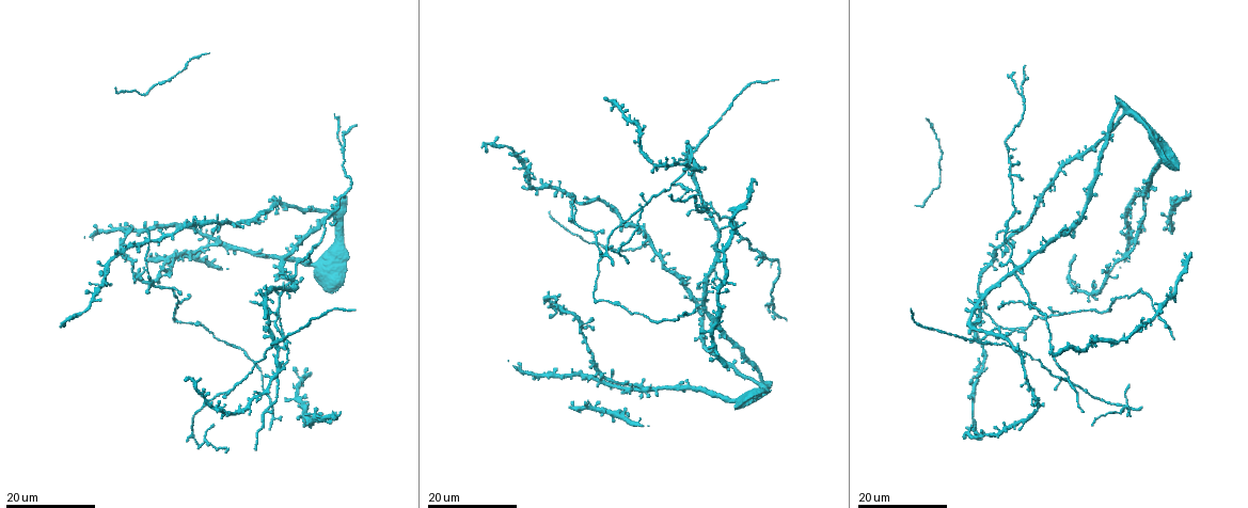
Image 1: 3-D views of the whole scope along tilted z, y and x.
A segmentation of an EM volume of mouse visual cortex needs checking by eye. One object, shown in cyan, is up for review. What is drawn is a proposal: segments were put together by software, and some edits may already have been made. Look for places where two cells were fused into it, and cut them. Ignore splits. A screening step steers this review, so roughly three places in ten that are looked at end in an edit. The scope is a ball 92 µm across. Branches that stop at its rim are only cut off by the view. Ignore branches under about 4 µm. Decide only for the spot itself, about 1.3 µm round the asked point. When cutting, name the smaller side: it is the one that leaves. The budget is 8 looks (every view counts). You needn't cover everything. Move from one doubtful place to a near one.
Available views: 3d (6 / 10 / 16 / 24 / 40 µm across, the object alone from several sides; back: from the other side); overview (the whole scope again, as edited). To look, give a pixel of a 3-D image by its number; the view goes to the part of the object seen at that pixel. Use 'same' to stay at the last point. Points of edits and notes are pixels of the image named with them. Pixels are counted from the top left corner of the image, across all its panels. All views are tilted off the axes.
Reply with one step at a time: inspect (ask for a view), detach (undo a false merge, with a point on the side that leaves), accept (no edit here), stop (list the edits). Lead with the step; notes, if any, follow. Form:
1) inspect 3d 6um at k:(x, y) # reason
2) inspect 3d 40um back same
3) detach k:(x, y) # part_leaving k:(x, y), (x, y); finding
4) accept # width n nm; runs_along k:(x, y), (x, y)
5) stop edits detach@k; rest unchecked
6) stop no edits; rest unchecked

inspect 3d 16um at 1:(148, 287) # side arm on a straight run

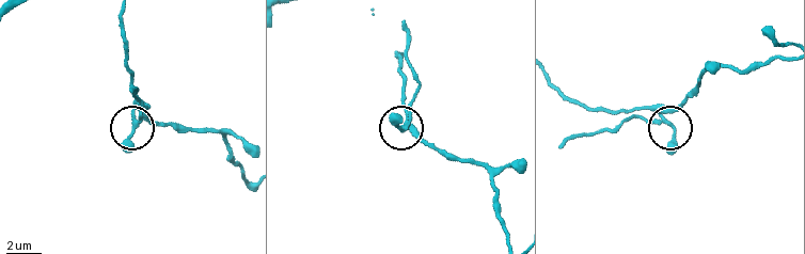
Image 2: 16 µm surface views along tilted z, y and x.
inspect 3d 10um at 2:(662, 122)

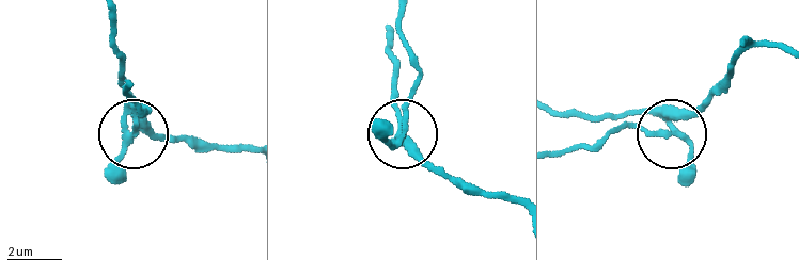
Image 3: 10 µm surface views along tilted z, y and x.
detach 3:(642, 130) # part_leaving 3:(676, 134), (630, 124), (582, 148), (554, 152); two cells meet here

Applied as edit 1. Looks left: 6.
inspect overview # redraw

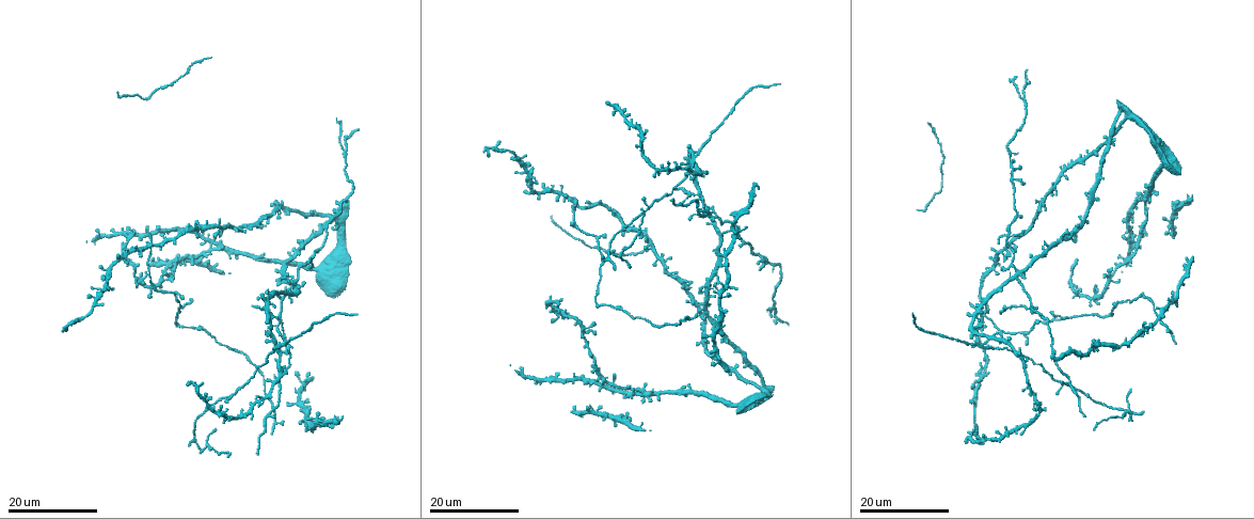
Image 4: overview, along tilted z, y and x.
inspect 3d 16um at 4:(1002, 347) # branch point

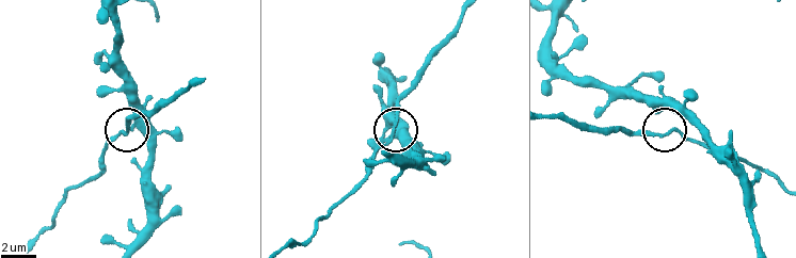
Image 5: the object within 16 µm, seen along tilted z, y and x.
inspect 3d 10um at 5:(673, 130)

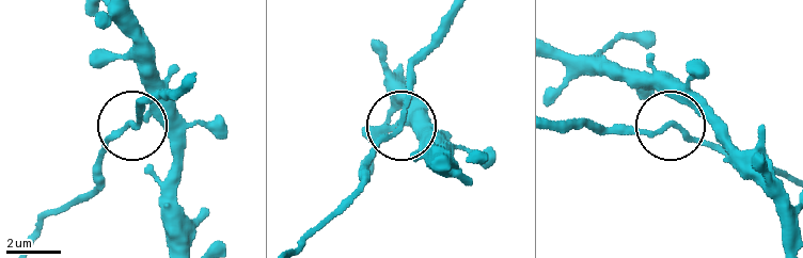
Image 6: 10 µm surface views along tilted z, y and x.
accept # width 140 nm; one cell here

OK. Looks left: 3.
inspect 3d 24um at 4:(202, 227) # branch point

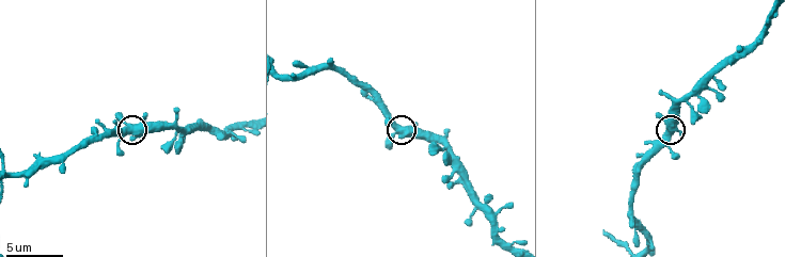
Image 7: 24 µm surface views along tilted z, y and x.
inspect 3d 6um at 7:(127, 123) # zoom in

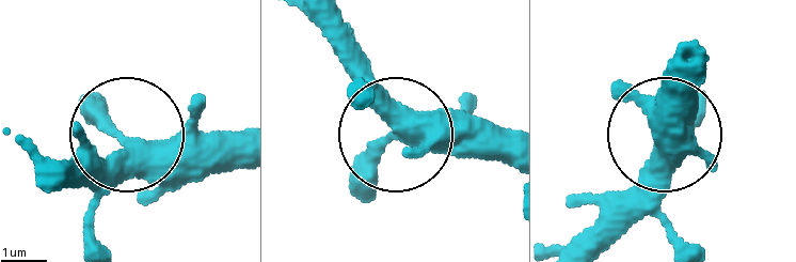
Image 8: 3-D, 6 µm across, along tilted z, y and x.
inspect 3d 6um back at 8:(130, 145) # from behind

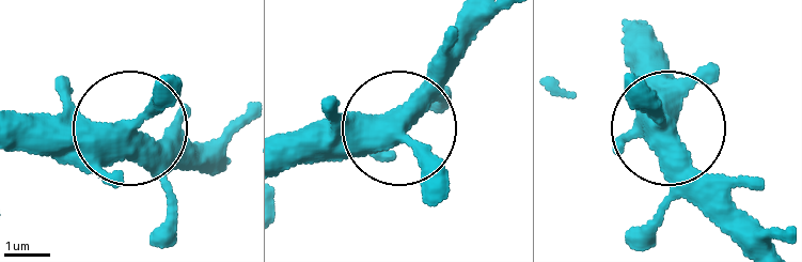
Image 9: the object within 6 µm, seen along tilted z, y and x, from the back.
accept # width 370 nm; runs_along 9:(21, 132), (113, 127), (178, 78); continuous, no second cell

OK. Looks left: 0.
stop edits detach@3; rest unchecked

